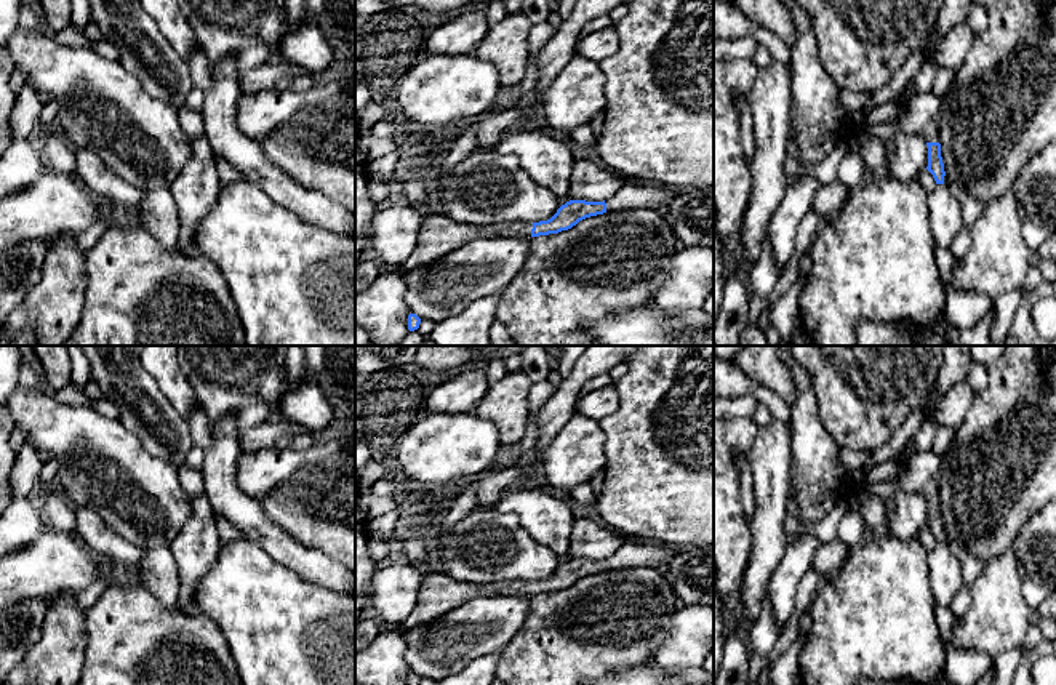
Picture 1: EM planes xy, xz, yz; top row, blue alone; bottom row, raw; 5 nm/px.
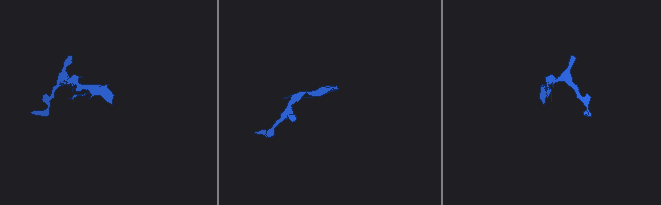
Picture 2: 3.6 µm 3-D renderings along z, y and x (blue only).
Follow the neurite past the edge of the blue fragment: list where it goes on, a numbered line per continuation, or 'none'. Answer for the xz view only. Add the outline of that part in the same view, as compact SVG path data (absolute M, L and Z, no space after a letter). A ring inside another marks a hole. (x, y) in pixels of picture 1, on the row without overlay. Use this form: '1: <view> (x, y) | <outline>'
1: xz (634, 552) | M627 538L627 541L616 552L605 559L606 571L651 567L667 573L667 565L677 555L677 551L677 547L661 543Z
2: xz (439, 592) | M432 568L422 575L418 602L408 618L397 626L397 632L430 623L446 611L475 599L491 595L531 597L533 581L507 579L496 583L464 583L458 578Z

